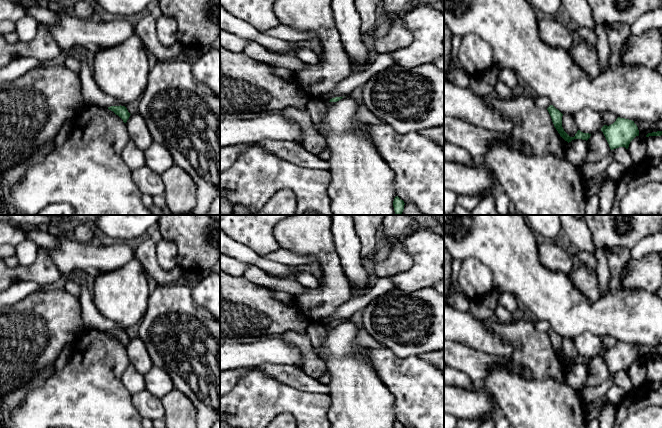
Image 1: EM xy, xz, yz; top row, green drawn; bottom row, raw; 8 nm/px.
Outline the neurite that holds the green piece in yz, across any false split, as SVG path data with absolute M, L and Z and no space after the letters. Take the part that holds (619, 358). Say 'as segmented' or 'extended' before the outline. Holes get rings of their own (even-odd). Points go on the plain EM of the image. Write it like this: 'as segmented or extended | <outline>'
as segmented | M618 341L616 345L601 352L611 374L625 371L628 373L630 366L639 360L639 354L634 345Z

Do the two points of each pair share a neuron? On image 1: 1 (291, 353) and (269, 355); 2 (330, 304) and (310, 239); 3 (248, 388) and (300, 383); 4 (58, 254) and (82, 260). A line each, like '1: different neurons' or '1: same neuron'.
1: same neuron
2: same neuron
3: different neurons
4: same neuron

